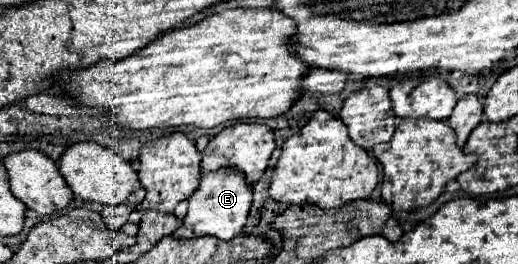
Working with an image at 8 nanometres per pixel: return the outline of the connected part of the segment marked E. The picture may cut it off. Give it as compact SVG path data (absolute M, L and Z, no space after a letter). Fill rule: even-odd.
M214 170L202 174L198 188L188 198L188 214L182 220L182 226L176 230L176 238L194 238L194 236L216 236L220 240L230 240L238 236L246 224L250 204L252 204L252 186L240 174L240 170Z

